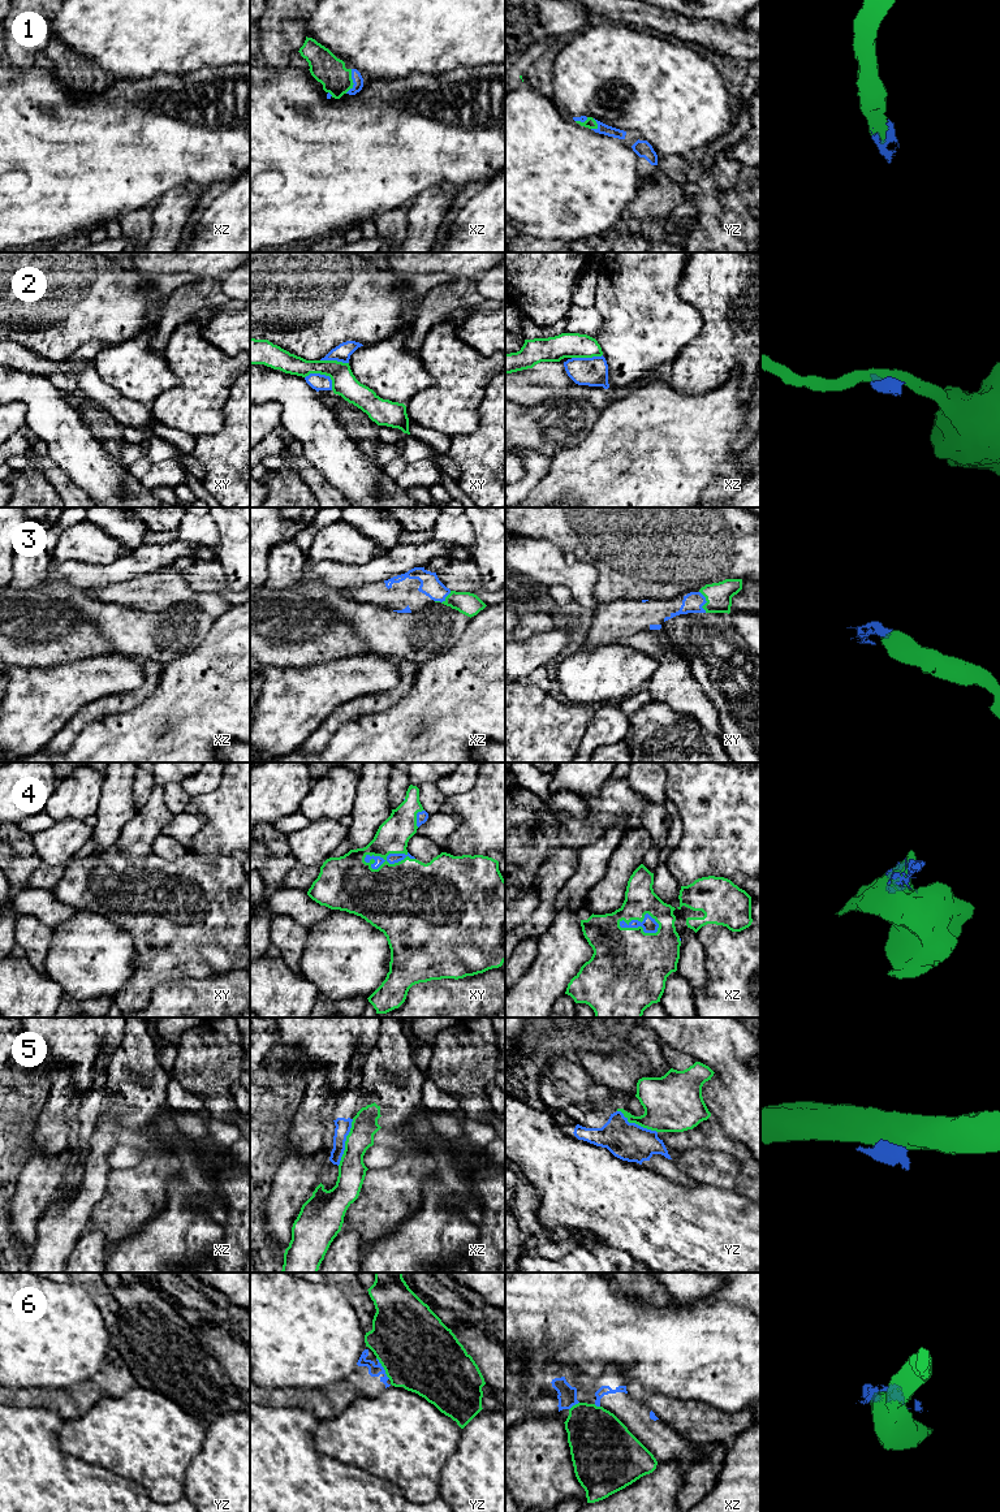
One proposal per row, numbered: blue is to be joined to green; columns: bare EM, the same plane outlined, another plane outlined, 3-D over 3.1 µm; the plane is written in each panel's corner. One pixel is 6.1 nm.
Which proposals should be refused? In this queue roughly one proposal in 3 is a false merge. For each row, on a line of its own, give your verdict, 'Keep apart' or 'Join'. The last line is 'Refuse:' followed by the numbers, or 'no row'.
1: Join
2: Keep apart
3: Join
4: Join
5: Keep apart
6: Keep apart
Refuse: 2, 5, 6

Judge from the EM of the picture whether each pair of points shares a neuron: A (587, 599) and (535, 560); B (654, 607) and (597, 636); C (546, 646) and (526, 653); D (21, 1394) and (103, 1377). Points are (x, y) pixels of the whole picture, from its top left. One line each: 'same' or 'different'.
A: same
B: same
C: same
D: same

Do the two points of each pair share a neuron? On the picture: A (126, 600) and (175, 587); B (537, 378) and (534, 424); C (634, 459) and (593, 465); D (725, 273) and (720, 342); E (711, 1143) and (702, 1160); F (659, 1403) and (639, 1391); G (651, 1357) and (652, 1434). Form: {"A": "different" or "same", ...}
{"A": "same", "B": "different", "C": "same", "D": "same", "E": "different", "F": "same", "G": "different"}

